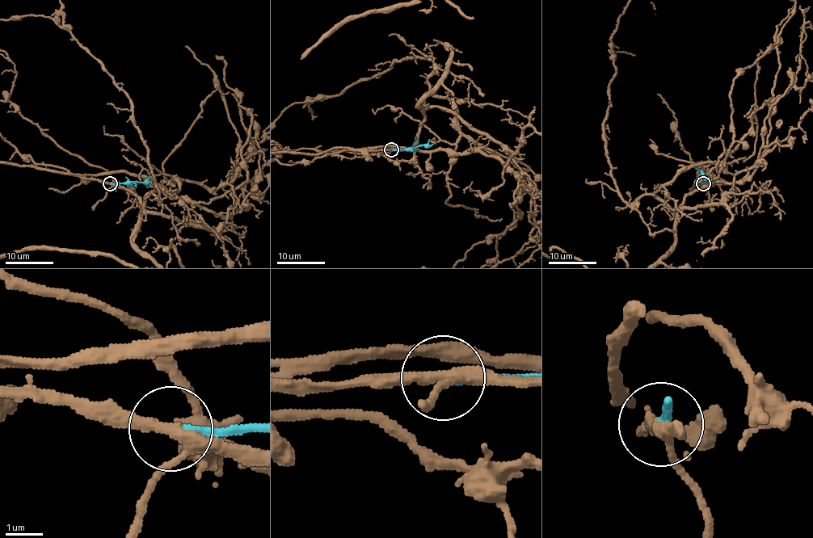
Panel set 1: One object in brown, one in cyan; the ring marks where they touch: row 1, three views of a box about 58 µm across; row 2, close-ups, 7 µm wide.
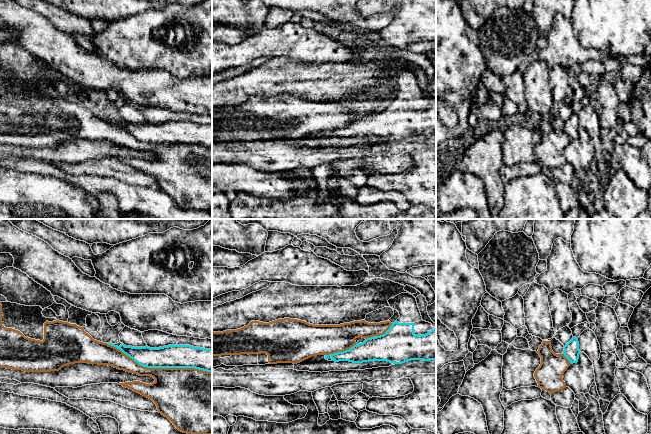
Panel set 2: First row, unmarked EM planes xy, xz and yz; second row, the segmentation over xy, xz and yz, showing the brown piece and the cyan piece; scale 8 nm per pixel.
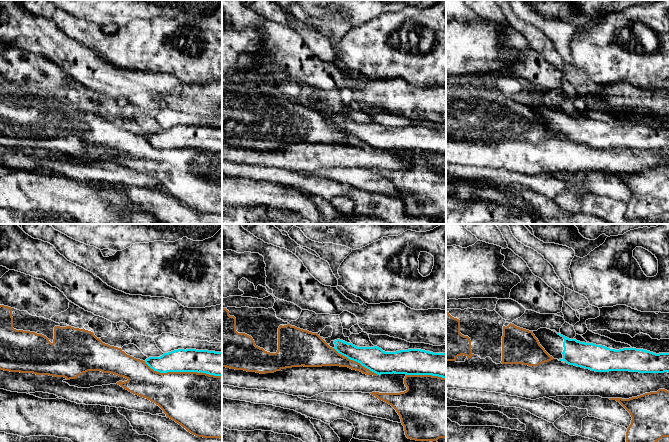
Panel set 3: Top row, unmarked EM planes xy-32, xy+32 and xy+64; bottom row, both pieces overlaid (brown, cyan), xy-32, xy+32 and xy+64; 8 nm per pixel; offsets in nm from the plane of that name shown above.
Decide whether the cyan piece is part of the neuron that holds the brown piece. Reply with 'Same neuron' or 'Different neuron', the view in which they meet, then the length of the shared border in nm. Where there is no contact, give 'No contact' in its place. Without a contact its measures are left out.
Different neuron. Touches brown in xy. Shared border 900 nm

